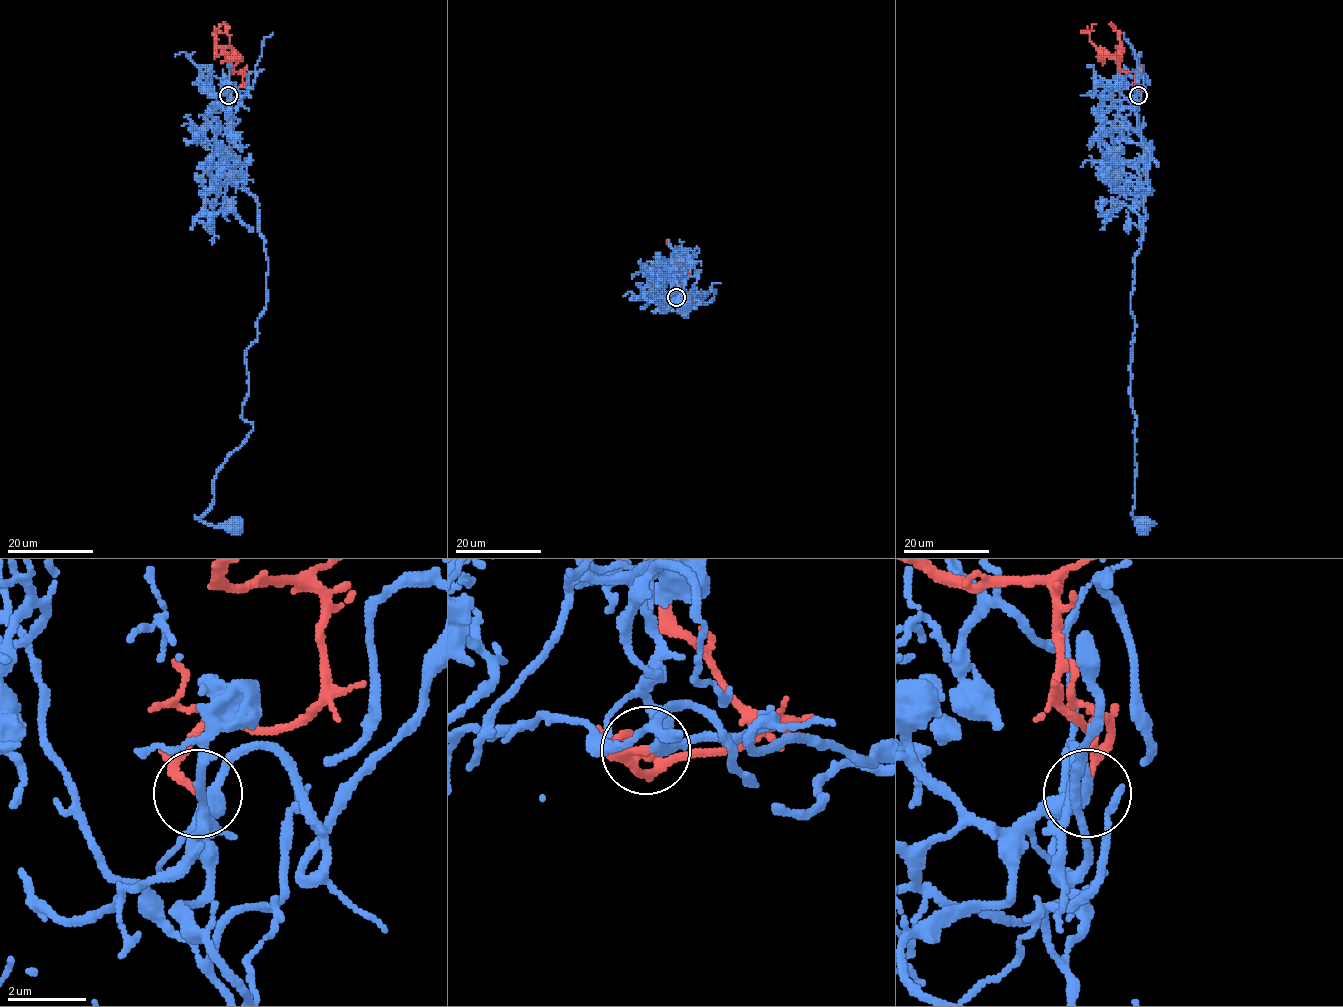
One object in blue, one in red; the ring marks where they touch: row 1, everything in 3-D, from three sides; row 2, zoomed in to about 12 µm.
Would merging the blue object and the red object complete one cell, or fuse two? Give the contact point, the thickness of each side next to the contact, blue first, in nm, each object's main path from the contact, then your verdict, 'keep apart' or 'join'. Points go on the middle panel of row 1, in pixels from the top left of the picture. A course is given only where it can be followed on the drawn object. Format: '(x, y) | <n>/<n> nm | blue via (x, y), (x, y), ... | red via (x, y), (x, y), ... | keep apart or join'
(676, 297) | 320/190 nm | blue via (677, 297), (681, 309), (716, 293), (644, 295), (681, 301) | red via (677, 297), (691, 294), (679, 281), (685, 274), (678, 249), (671, 254) | join

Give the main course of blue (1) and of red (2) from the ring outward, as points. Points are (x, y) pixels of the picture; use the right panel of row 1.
1: (1138, 95), (1132, 100), (1136, 126), (1150, 165), (1130, 309), (1130, 395), (1137, 421), (1132, 514), (1142, 525)
2: (1138, 95), (1133, 72), (1122, 71), (1115, 58), (1105, 56), (1090, 40), (1091, 25), (1095, 24)

